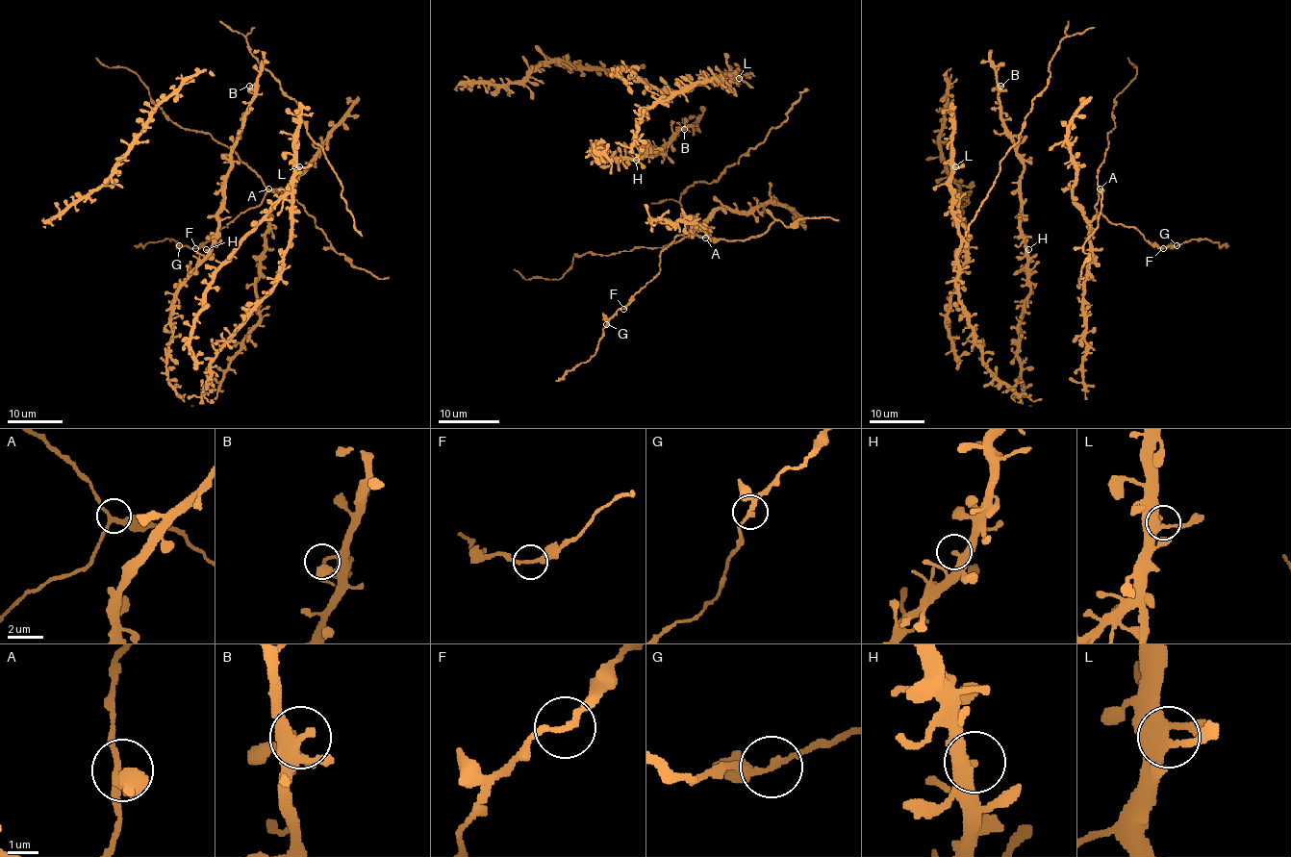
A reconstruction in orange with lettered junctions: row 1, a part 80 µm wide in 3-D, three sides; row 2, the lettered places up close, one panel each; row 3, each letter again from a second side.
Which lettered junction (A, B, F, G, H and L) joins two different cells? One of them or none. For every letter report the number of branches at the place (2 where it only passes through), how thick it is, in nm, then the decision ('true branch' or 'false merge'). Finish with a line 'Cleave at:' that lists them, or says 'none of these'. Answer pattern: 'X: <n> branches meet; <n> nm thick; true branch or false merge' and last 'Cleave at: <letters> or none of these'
A: 3 branches meet; 240 nm thick; true branch
B: 2 branches meet; 170 nm thick; true branch
F: 2 branches meet; 190 nm thick; true branch
G: 3 branches meet; 160 nm thick; true branch
H: 2 branches meet; 200 nm thick; true branch
L: 3 branches meet; 280 nm thick; true branch
Cleave at: none of these

